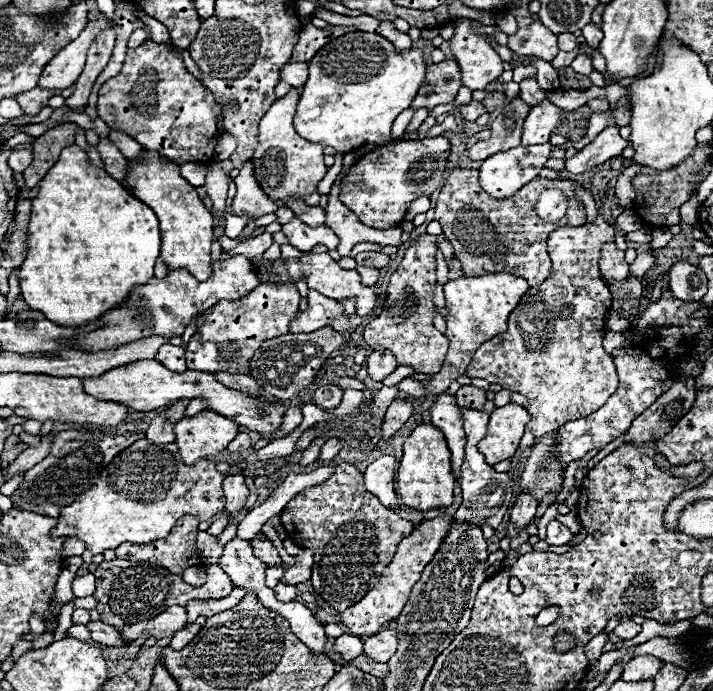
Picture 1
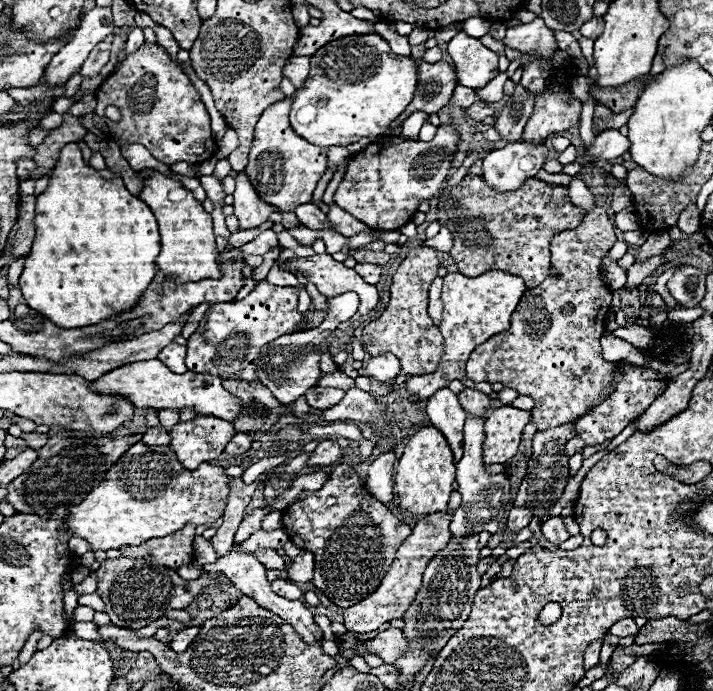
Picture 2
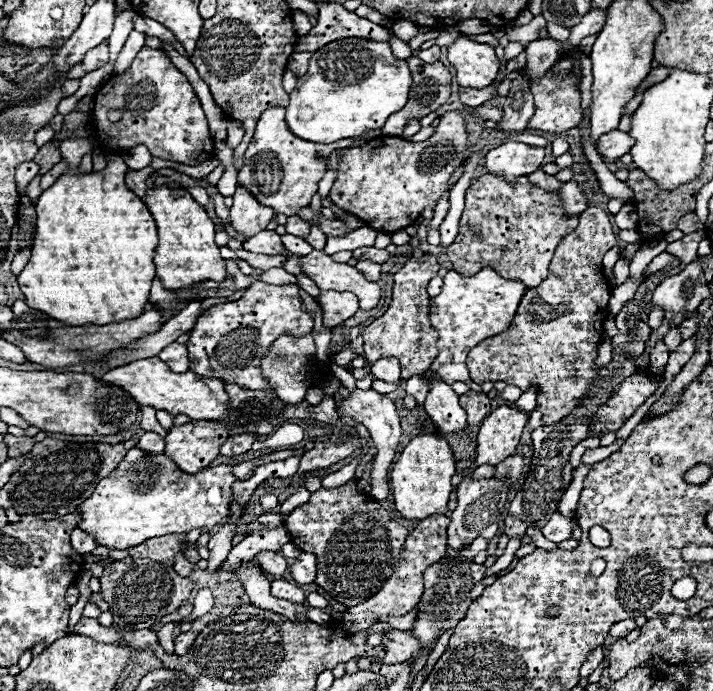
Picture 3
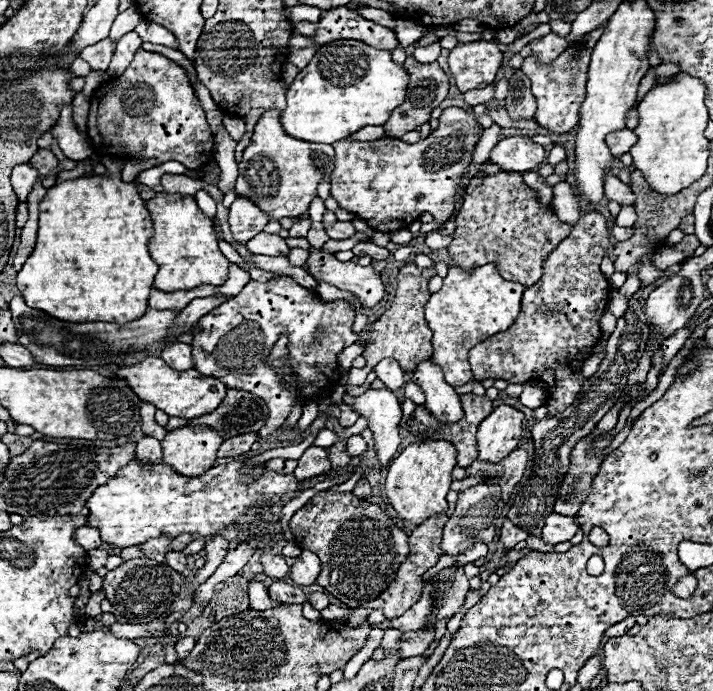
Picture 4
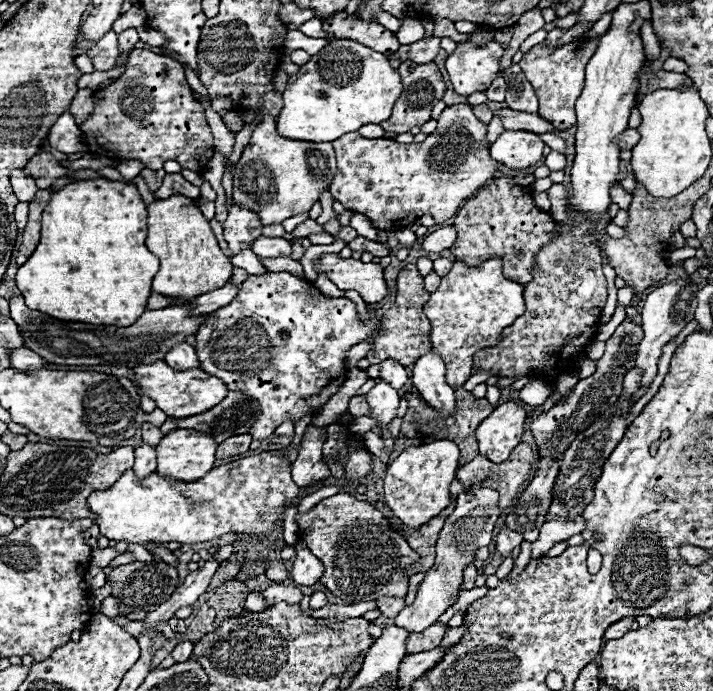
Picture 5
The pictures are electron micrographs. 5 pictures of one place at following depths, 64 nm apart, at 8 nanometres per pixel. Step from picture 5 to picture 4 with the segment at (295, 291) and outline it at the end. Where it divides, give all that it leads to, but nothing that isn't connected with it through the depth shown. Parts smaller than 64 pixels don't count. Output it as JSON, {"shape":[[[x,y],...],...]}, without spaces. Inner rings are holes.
{"shape":[[[282,276],[270,282],[250,280],[250,284],[246,284],[238,296],[202,316],[194,326],[194,368],[204,376],[216,376],[218,380],[224,380],[228,388],[240,388],[260,396],[268,404],[268,420],[258,436],[268,438],[284,424],[294,402],[292,392],[288,392],[278,382],[278,376],[266,364],[274,342],[288,332],[288,360],[292,362],[294,386],[298,388],[304,402],[308,398],[322,400],[332,394],[334,386],[340,380],[336,362],[338,354],[360,338],[360,334],[352,332],[352,322],[354,310],[350,310],[346,302],[336,300],[332,304],[326,304],[318,298],[316,292],[302,288],[290,276]],[[318,326],[324,328],[324,338],[320,340],[320,344],[314,342],[314,332]]]}

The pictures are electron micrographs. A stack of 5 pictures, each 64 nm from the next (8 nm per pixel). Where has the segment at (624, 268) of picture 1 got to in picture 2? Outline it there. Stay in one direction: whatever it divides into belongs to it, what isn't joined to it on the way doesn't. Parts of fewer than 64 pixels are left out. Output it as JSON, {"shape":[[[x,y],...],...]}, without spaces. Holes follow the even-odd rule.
{"shape":[[[608,254],[602,260],[604,278],[612,290],[620,290],[626,284],[626,270],[618,266],[618,260],[612,260]]]}

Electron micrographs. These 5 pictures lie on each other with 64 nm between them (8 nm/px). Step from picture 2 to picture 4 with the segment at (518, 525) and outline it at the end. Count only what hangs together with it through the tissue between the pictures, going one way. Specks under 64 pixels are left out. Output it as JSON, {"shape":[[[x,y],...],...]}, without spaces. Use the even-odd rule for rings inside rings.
{"shape":[[[506,520],[506,522],[502,524],[502,530],[500,530],[500,540],[504,542],[504,546],[506,546],[506,548],[512,548],[514,544],[518,544],[520,540],[526,540],[526,538],[528,538],[528,534],[526,534],[520,526],[512,524],[510,520]]]}

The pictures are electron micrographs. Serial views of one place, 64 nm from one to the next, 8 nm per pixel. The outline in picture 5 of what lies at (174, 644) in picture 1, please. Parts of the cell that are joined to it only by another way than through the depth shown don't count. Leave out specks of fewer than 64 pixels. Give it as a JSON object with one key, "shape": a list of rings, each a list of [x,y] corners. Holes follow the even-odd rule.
{"shape":[[[186,640],[186,642],[180,642],[174,650],[172,650],[172,656],[176,662],[186,662],[188,656],[192,654],[192,648],[194,648],[194,642]]]}

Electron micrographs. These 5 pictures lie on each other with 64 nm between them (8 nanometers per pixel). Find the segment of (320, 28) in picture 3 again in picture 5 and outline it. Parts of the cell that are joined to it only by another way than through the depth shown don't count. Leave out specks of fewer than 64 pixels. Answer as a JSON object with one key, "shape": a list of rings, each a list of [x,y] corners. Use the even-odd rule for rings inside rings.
{"shape":[[[336,12],[332,20],[322,20],[322,28],[328,34],[326,40],[332,38],[350,38],[360,44],[368,44],[368,48],[382,52],[382,54],[394,54],[400,48],[400,42],[394,32],[386,30],[384,26],[376,22],[364,22],[356,18],[354,14]]]}

